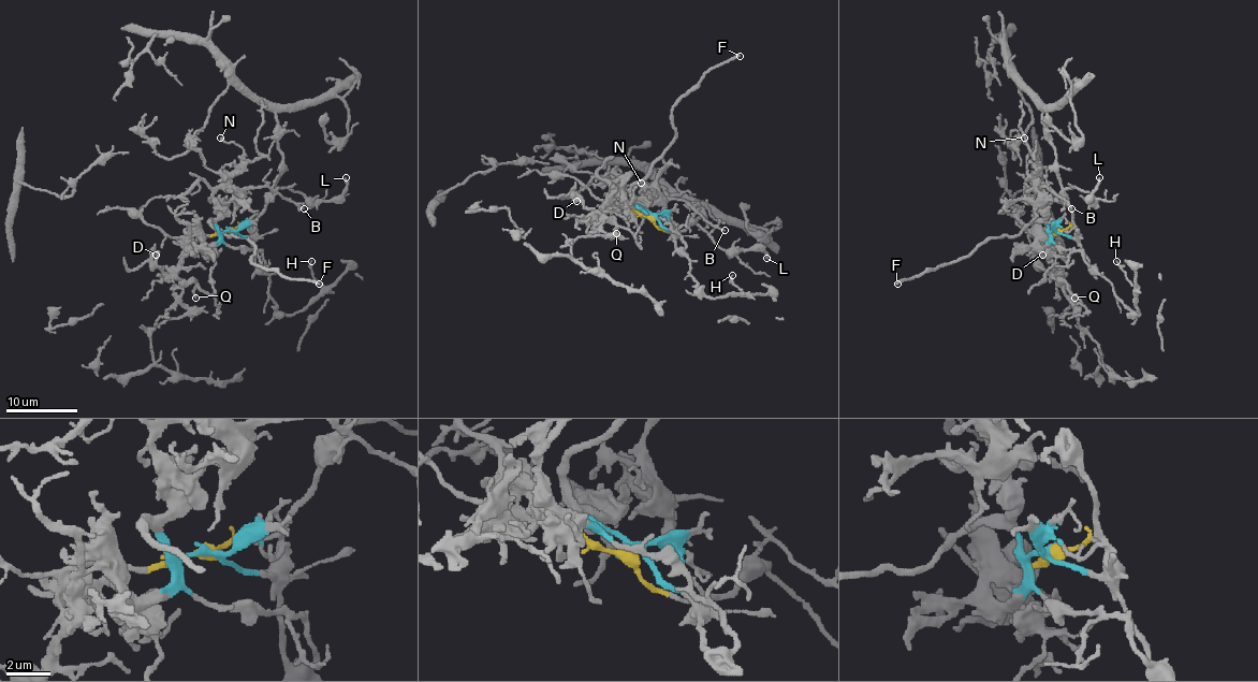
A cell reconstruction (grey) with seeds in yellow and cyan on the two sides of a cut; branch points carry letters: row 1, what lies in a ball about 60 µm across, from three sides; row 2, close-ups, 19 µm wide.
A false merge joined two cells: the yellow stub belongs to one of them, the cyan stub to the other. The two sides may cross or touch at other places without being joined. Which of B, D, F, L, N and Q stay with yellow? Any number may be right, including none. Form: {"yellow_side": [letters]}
{"yellow_side": ["L"]}

